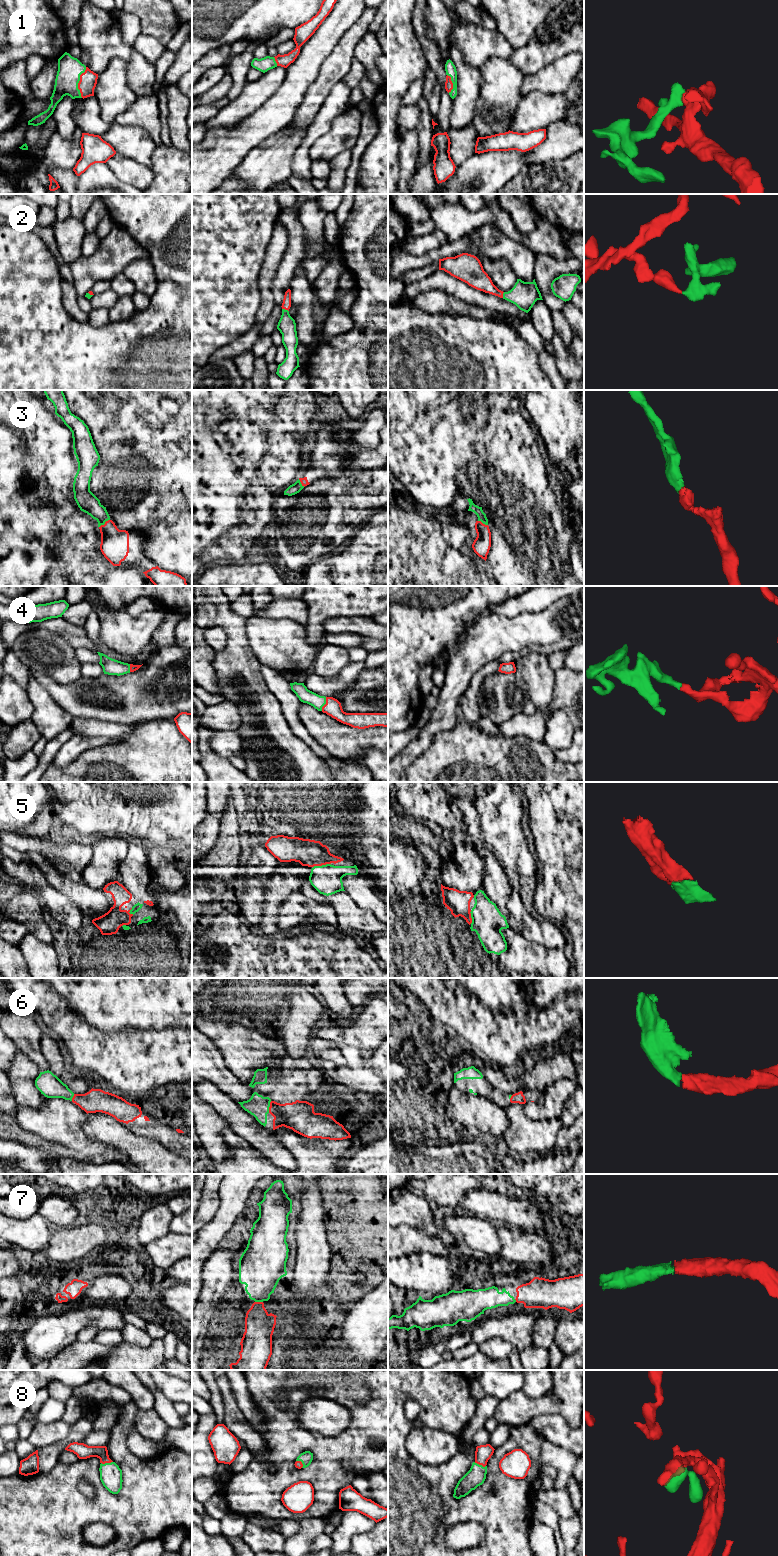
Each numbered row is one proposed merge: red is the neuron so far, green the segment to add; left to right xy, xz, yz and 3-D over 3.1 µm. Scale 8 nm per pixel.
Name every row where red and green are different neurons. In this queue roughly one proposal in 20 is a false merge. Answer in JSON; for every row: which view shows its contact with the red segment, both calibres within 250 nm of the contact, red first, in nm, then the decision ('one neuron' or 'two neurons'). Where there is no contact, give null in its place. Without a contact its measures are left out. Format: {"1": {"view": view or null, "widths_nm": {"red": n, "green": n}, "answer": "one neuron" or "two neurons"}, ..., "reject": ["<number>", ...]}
{"1": {"view": "xy", "widths_nm": {"red": 140, "green": 190}, "answer": "one neuron"}, "2": {"view": "xz", "widths_nm": {"red": 70, "green": 140}, "answer": "one neuron"}, "3": {"view": "xy", "widths_nm": {"red": 220, "green": 160}, "answer": "one neuron"}, "4": {"view": "xz", "widths_nm": {"red": 140, "green": 110}, "answer": "one neuron"}, "5": {"view": "xz", "widths_nm": {"red": 220, "green": 240}, "answer": "one neuron"}, "6": {"view": "xz", "widths_nm": {"red": 240, "green": 170}, "answer": "one neuron"}, "7": {"view": "xz", "widths_nm": {"red": 240, "green": 320}, "answer": "one neuron"}, "8": {"view": "xy", "widths_nm": {"red": 120, "green": 180}, "answer": "one neuron"}, "reject": []}

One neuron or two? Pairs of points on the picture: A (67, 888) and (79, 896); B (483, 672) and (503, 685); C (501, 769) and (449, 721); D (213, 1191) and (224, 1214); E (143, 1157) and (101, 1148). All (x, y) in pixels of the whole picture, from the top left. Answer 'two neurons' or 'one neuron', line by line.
A: one neuron
B: two neurons
C: two neurons
D: two neurons
E: two neurons

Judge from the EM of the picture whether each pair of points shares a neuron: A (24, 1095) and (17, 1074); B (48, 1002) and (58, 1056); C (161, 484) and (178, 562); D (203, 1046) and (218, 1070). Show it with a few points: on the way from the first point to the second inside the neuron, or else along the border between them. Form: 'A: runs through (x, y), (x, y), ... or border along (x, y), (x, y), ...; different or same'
A: runs through (24, 1090), (22, 1079); same
B: border along (52, 1034), (67, 1056); different
C: runs through (178, 503), (178, 543); same
D: runs through (203, 1052), (203, 1055), (212, 1064); same

